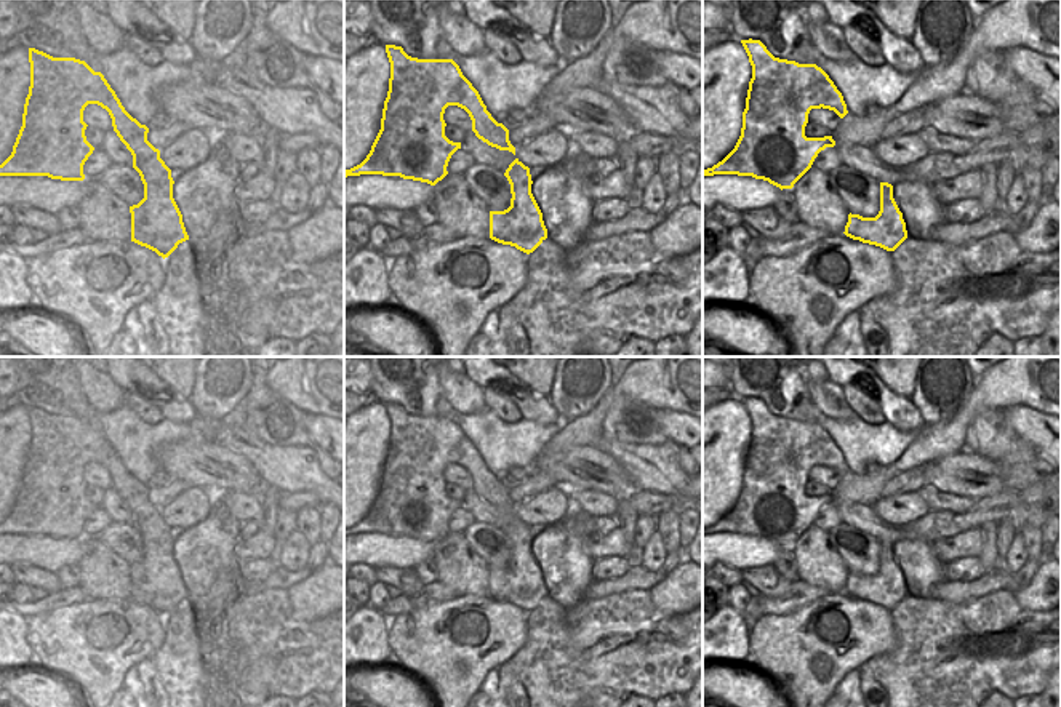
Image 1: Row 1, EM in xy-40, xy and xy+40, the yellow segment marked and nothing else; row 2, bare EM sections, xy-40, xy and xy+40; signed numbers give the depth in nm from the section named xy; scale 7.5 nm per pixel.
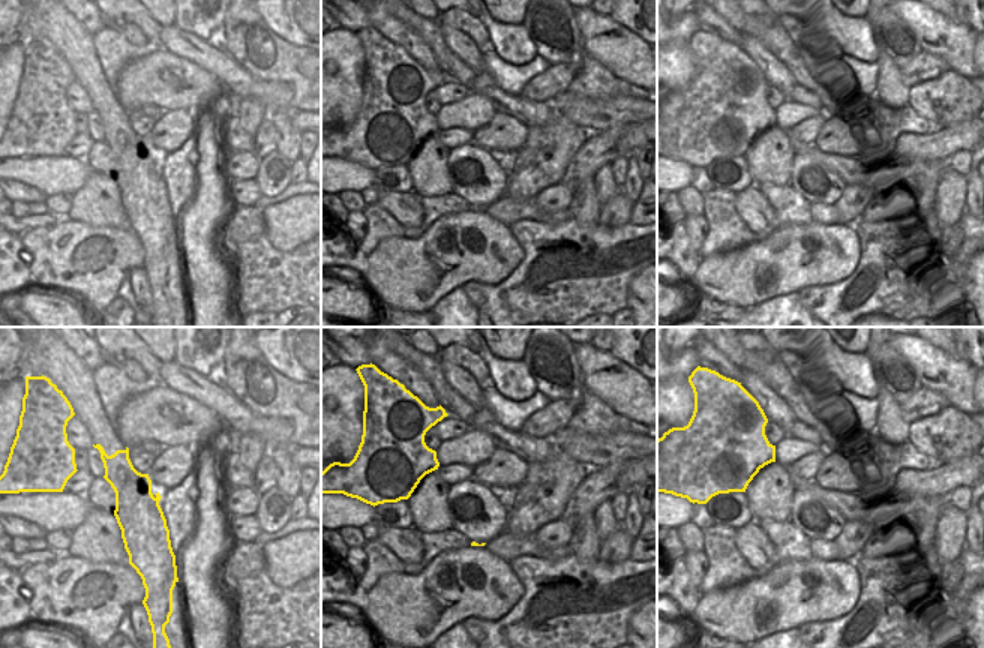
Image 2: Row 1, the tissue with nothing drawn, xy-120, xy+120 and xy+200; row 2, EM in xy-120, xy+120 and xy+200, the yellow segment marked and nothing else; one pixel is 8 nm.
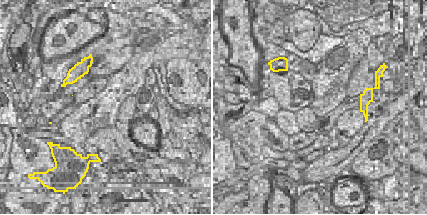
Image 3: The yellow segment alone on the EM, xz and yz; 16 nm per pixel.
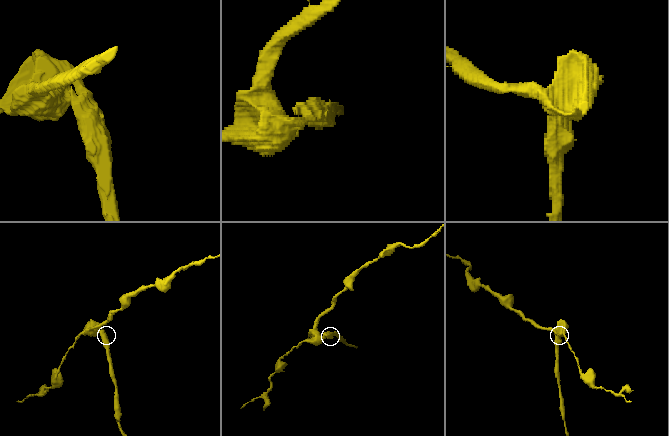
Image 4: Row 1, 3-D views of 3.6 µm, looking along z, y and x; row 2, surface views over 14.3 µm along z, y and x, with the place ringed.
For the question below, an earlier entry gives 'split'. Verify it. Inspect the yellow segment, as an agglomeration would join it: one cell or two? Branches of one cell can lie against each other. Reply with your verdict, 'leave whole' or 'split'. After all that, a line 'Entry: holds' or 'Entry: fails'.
split
Entry: holds

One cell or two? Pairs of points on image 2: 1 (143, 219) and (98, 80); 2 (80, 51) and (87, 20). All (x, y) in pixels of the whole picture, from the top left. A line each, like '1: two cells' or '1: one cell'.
1: one cell
2: two cells

